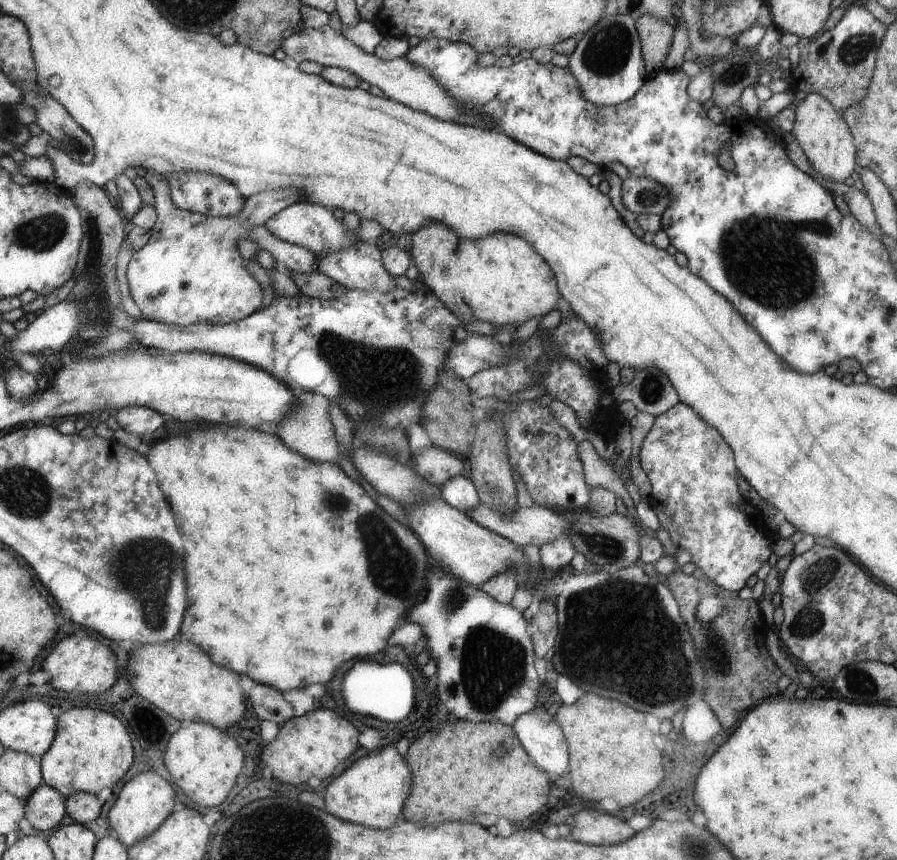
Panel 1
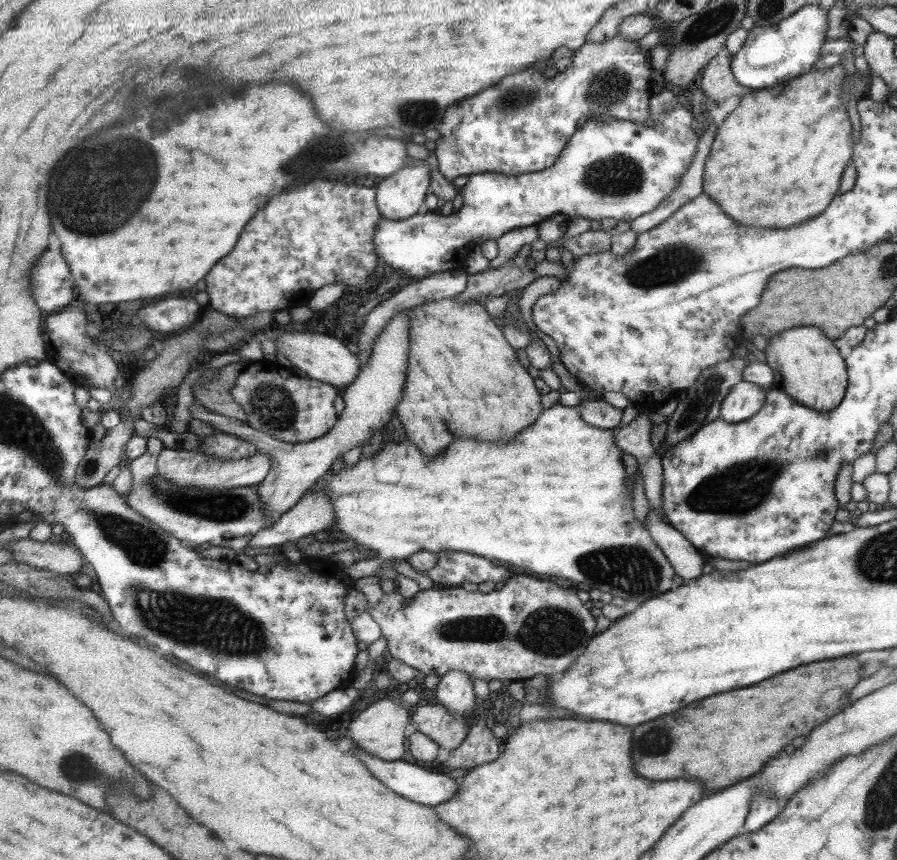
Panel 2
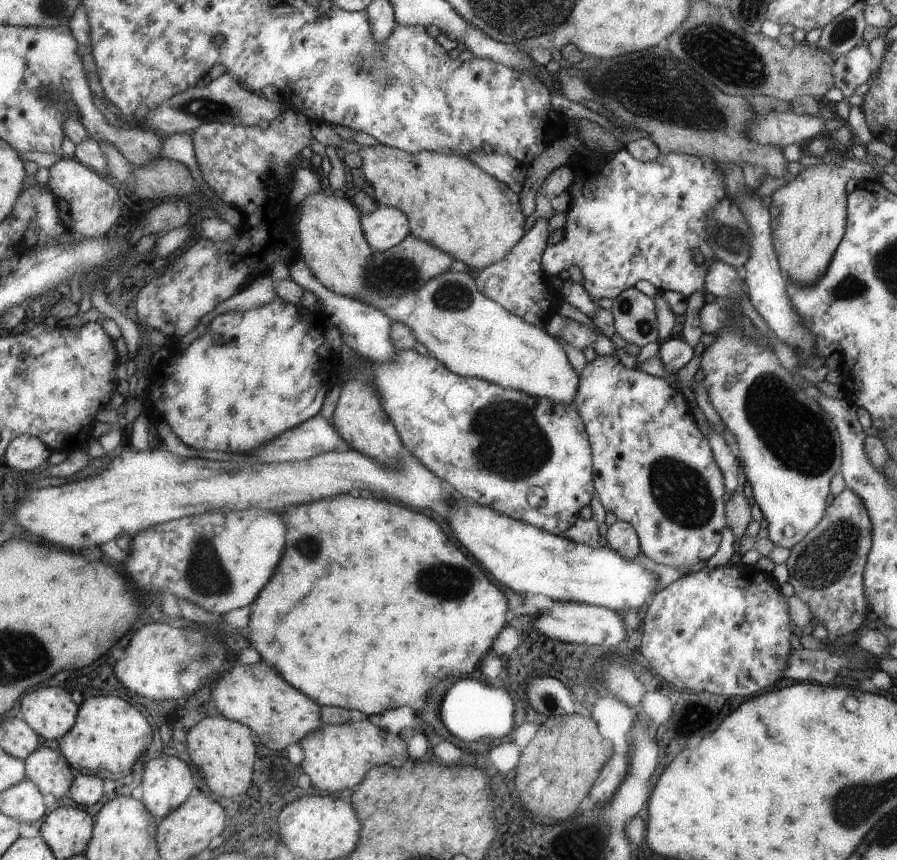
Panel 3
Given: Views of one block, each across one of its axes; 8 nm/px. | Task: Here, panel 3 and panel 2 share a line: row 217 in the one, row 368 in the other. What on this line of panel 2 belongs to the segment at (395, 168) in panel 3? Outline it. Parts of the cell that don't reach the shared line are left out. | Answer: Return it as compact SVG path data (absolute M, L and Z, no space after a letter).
M453 297L409 309L408 334L411 348L407 361L406 384L403 385L400 402L394 408L407 440L415 442L419 450L423 450L423 454L441 454L451 444L453 436L467 436L479 440L511 438L539 417L541 406L533 380L517 364L513 347L503 340L501 330L491 318L484 305L477 302L456 302Z

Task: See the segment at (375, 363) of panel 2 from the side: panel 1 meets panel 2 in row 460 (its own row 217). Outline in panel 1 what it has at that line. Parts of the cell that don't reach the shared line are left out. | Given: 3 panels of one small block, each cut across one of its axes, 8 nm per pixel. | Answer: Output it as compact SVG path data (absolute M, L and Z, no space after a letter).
M303 200L281 209L273 217L269 217L263 225L275 238L306 248L309 252L319 255L345 249L345 246L354 245L355 241L359 241L356 238L357 230L353 234L351 232L346 234L341 220L335 220L331 210Z

